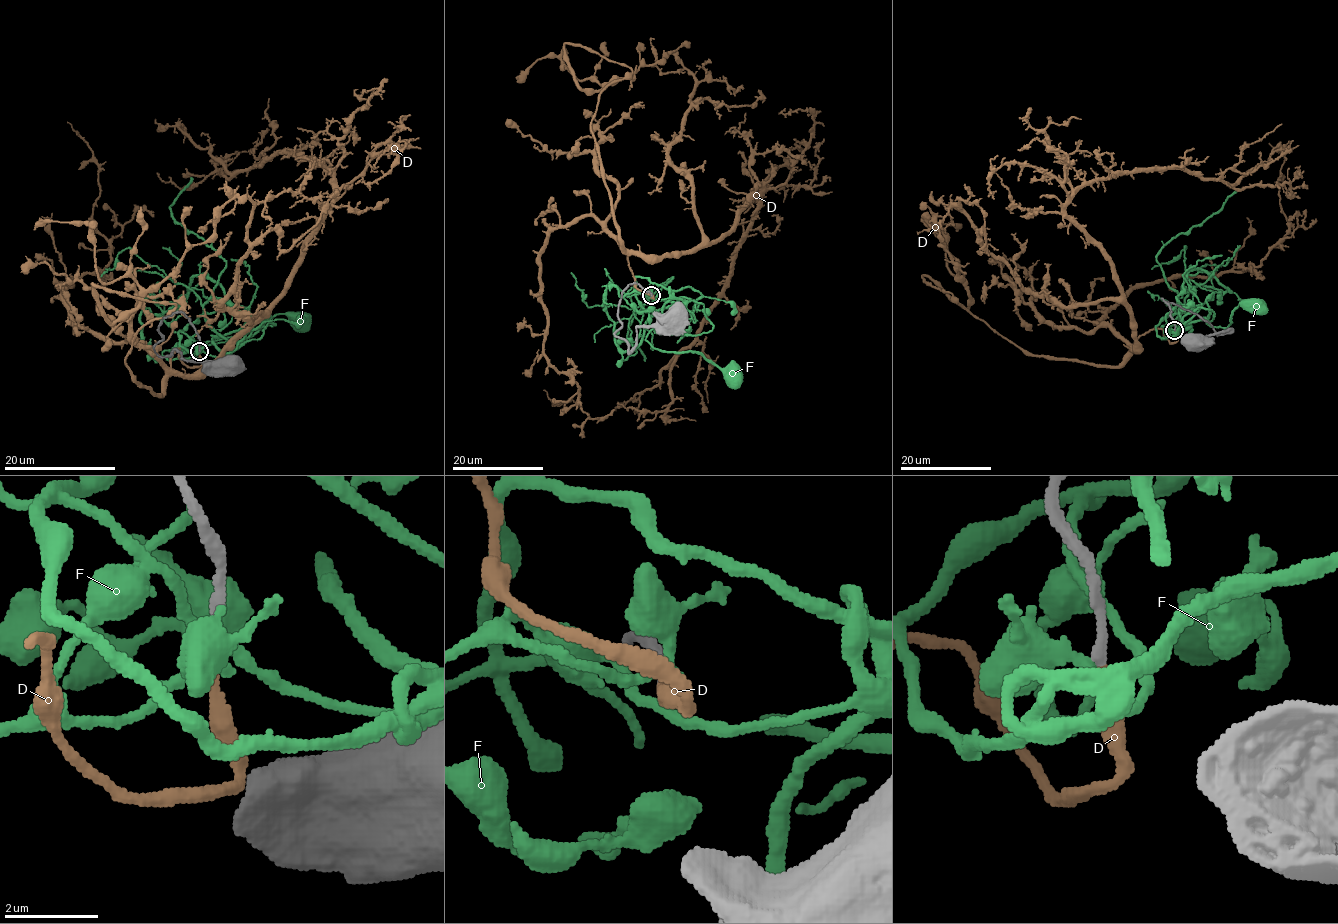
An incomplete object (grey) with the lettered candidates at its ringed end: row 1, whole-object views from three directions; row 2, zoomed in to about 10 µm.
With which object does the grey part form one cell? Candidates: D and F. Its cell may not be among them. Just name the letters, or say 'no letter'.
D

